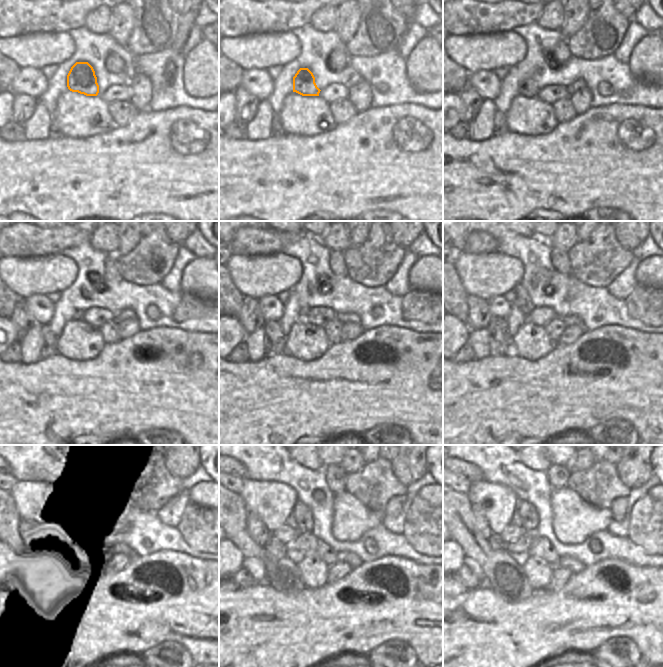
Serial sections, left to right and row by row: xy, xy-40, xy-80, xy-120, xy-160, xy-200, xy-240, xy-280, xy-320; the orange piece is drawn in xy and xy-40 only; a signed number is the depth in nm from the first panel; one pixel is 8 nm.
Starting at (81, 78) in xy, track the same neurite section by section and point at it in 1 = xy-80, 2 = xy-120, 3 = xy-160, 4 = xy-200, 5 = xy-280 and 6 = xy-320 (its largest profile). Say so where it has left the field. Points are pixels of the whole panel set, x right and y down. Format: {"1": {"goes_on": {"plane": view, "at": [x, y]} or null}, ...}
{"1": {"goes_on": {"plane": "xy-80", "at": [528, 88]}}, "2": {"goes_on": {"plane": "xy-120", "at": [79, 314]}}, "3": {"goes_on": {"plane": "xy-160", "at": [304, 311]}}, "4": {"goes_on": {"plane": "xy-200", "at": [523, 301]}}, "5": {"goes_on": {"plane": "xy-280", "at": [303, 516]}}, "6": {"goes_on": {"plane": "xy-320", "at": [529, 516]}}}

